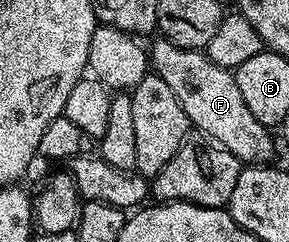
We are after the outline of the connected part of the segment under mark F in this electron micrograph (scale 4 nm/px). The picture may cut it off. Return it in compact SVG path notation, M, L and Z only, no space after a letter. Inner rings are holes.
M157 38L153 48L151 44L151 68L159 78L163 78L163 82L167 82L167 86L171 86L175 98L179 98L179 106L183 106L183 114L187 114L190 125L200 135L221 144L246 165L272 161L269 160L273 156L270 129L251 114L247 102L243 102L237 77L230 69L211 62L204 51L180 48L164 38Z

